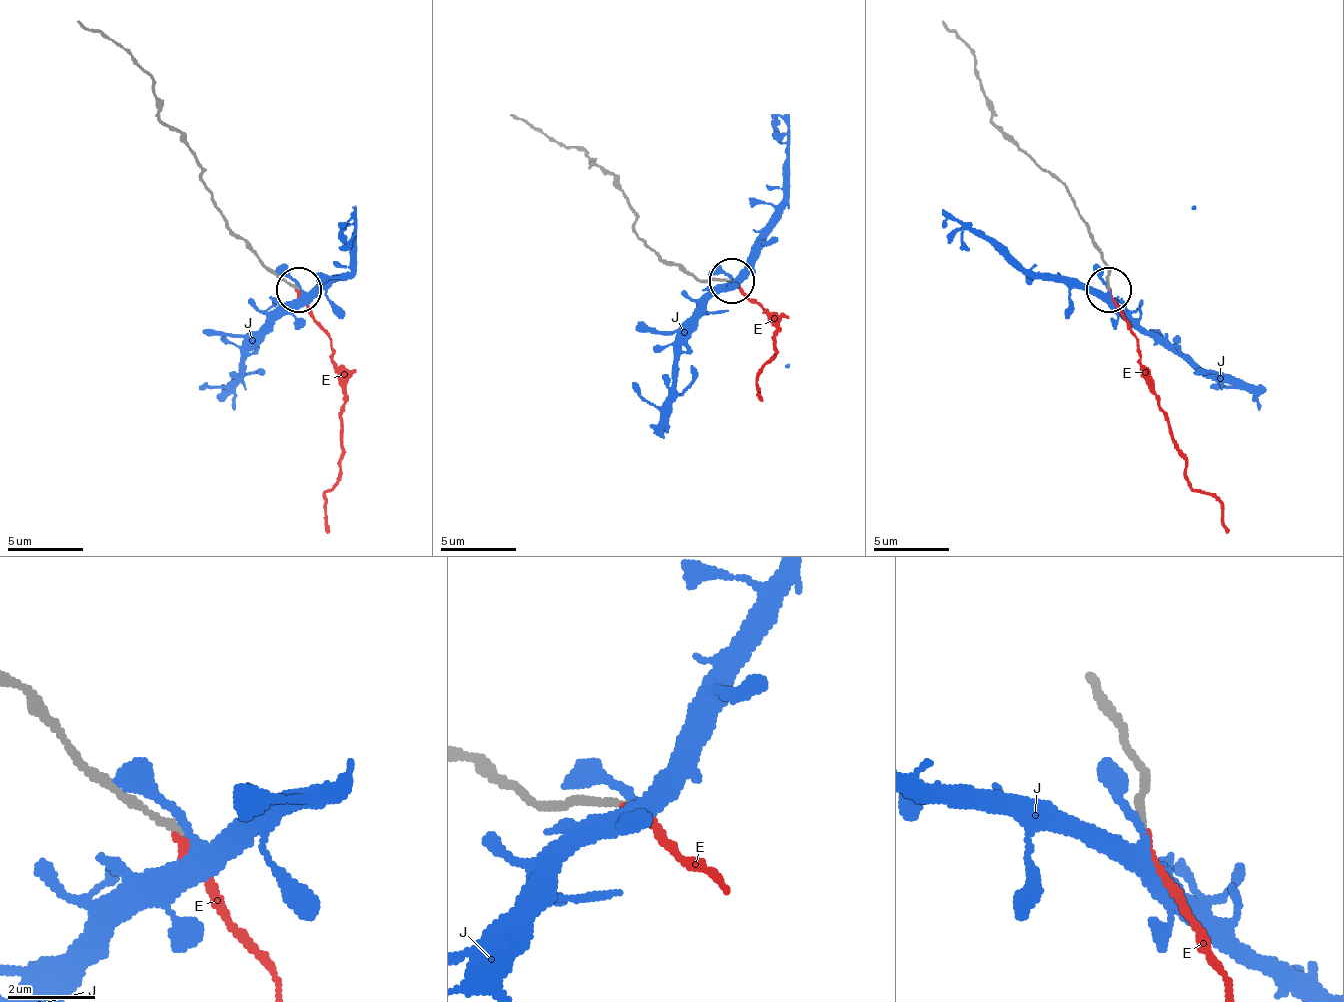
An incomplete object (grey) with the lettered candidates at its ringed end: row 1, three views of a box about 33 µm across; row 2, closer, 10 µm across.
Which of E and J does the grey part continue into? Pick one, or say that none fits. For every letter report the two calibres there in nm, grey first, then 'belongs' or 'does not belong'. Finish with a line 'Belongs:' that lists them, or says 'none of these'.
E: 150 nm thick on the grey side, 200 nm on the other; belongs
J: 140 nm thick on the grey side, 260 nm on the other; does not belong
Belongs: E

